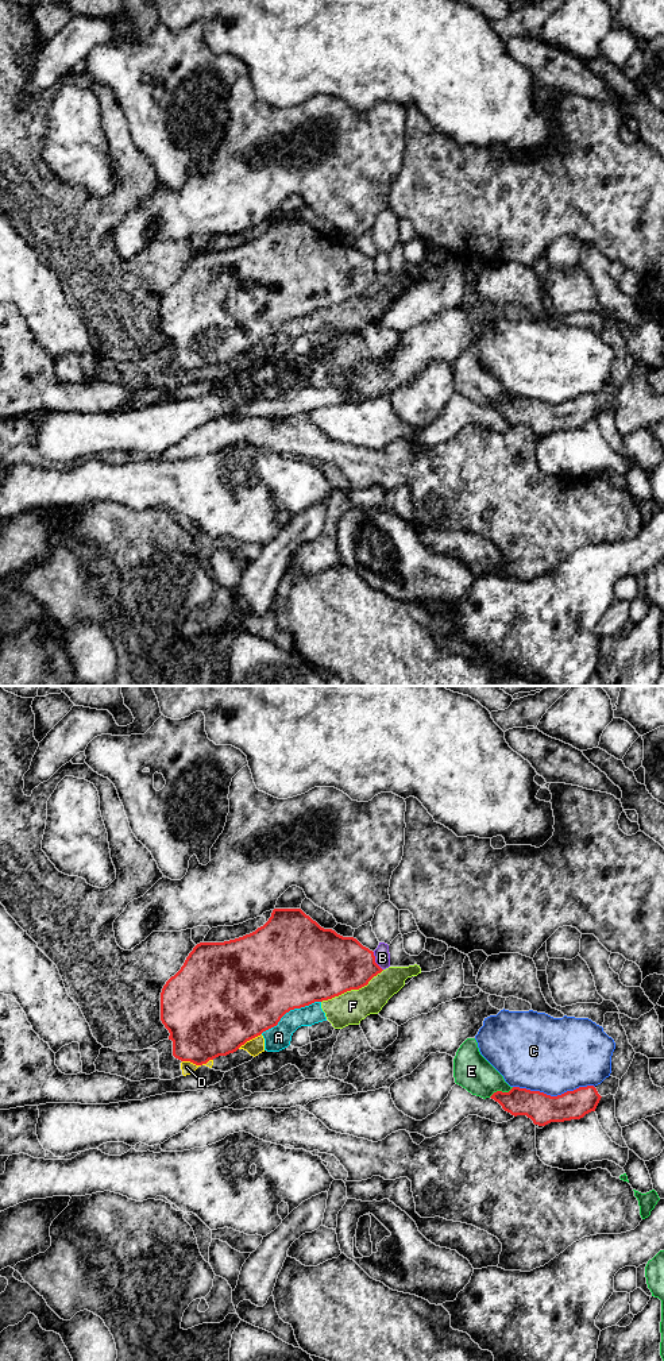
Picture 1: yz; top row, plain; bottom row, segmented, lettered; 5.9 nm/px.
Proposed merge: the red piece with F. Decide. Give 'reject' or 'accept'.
reject

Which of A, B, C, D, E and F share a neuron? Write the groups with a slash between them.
A D F / B / C / E

